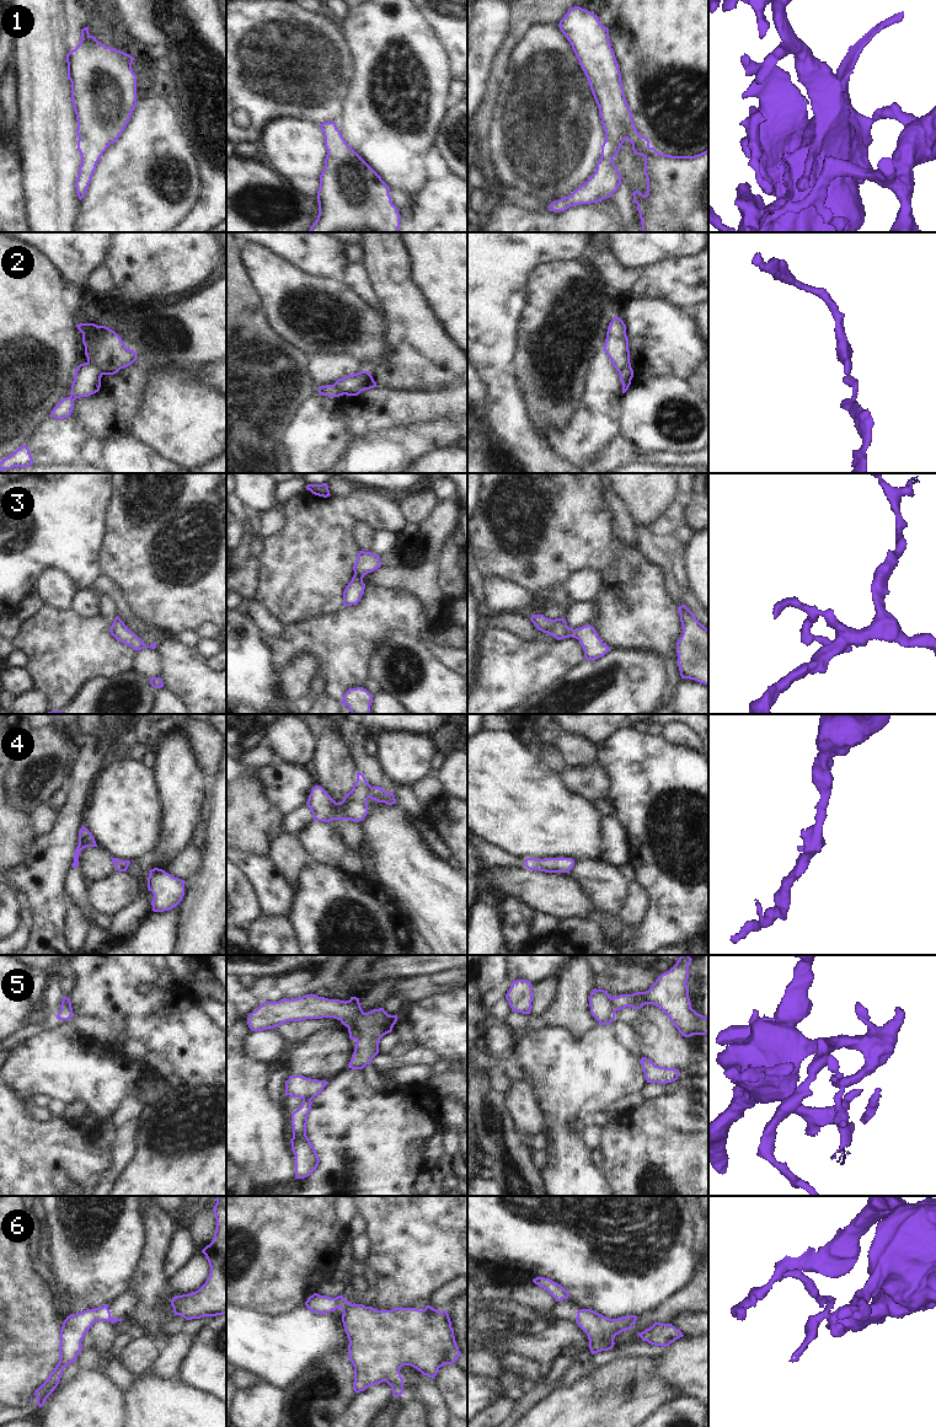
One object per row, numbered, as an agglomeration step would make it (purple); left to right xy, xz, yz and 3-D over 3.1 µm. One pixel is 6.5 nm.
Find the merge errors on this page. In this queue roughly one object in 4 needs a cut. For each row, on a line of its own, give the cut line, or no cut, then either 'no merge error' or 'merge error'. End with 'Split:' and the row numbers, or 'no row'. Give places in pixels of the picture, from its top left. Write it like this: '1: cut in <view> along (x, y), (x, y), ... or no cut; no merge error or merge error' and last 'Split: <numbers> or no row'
1: no cut; no merge error
2: cut in xy along (87, 361), (102, 374); merge error
3: no cut; no merge error
4: no cut; no merge error
5: cut in yz along (610, 998), (615, 1010); merge error
6: no cut; no merge error
Split: 2, 5

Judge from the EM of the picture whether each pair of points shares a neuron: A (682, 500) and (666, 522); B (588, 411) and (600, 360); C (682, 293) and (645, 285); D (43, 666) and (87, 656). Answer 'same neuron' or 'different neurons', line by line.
A: same neuron
B: same neuron
C: same neuron
D: same neuron

